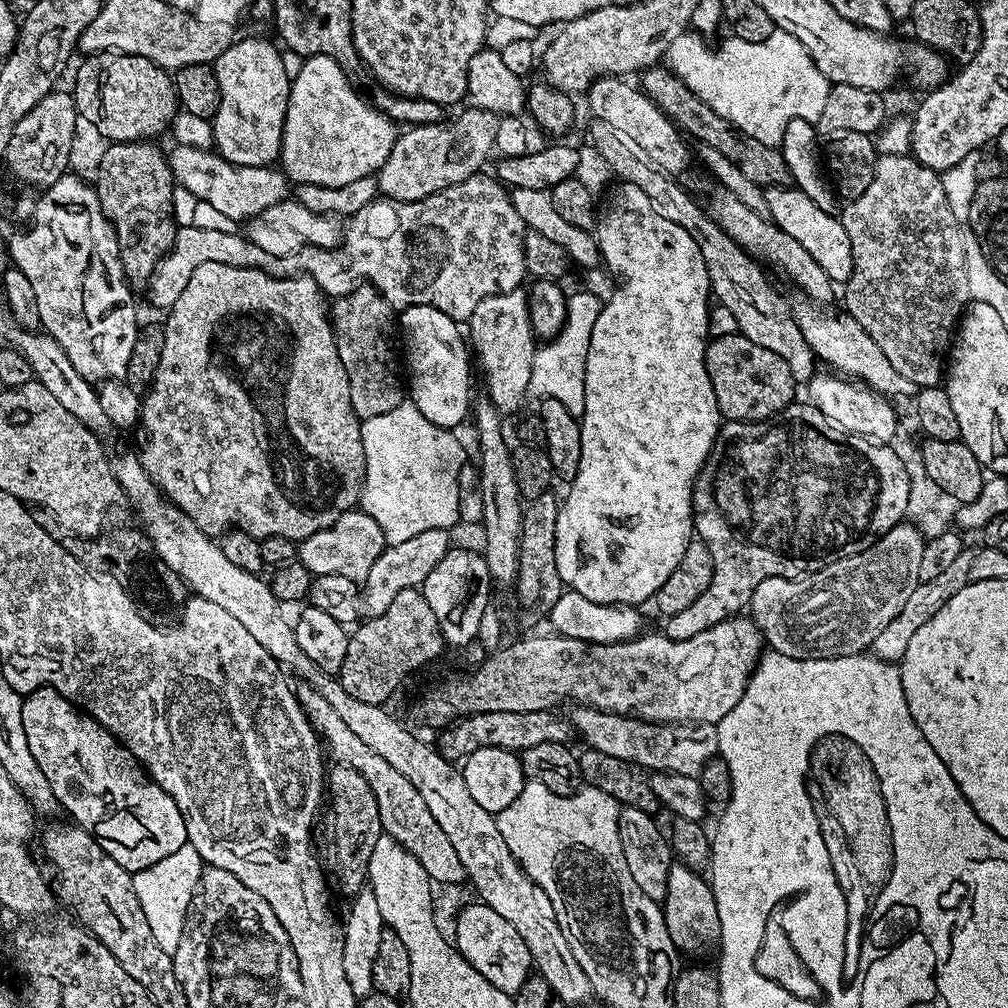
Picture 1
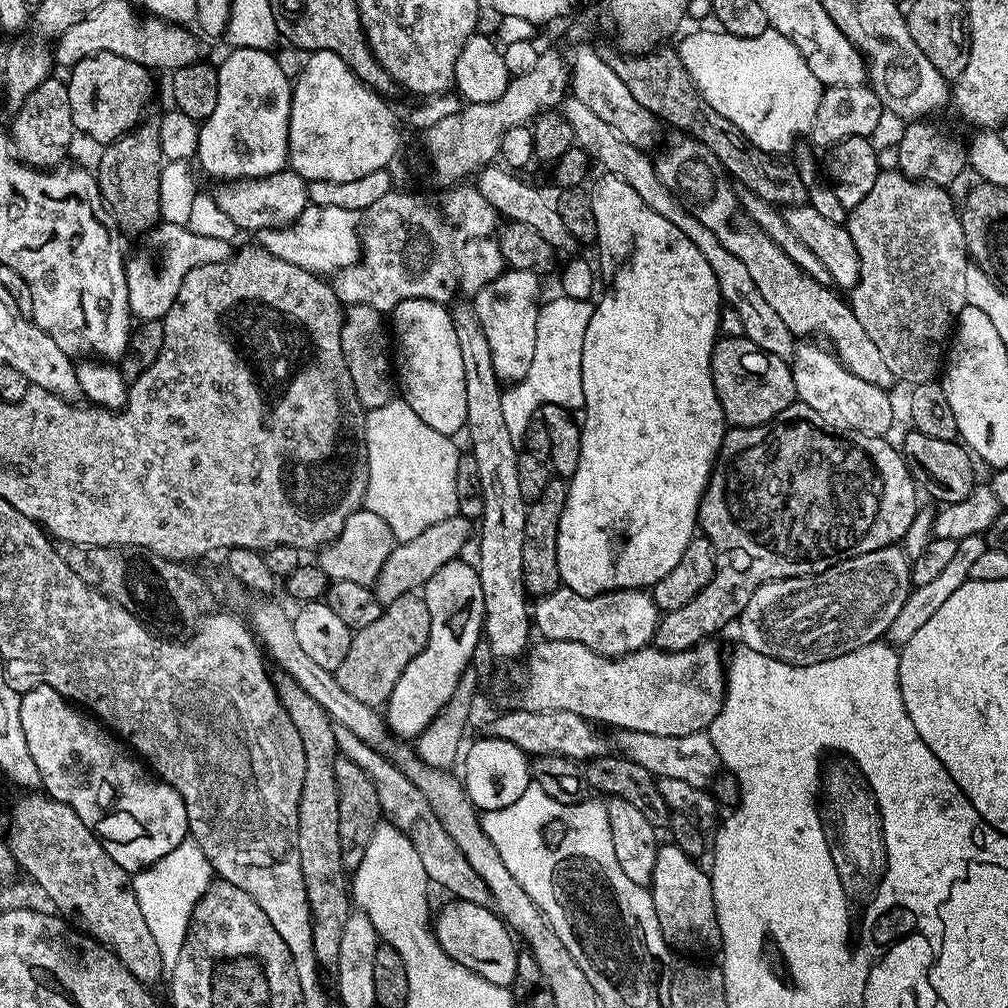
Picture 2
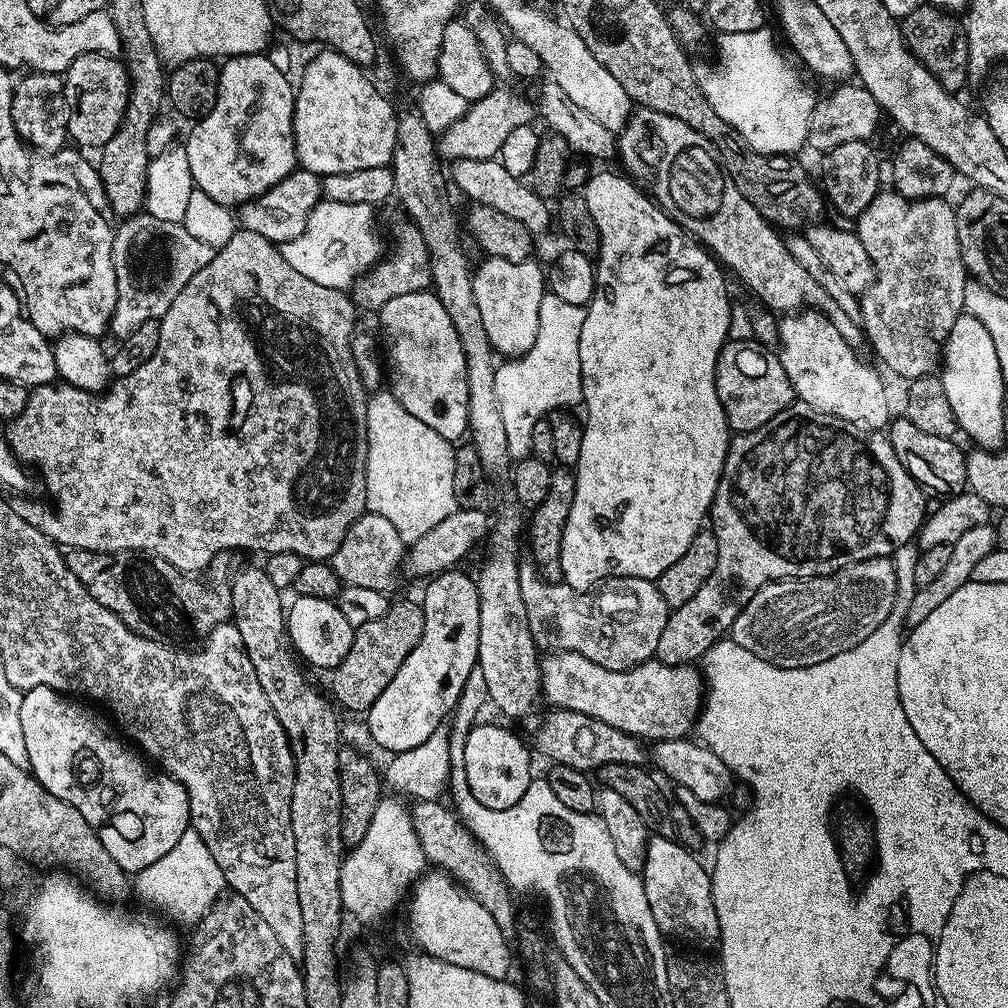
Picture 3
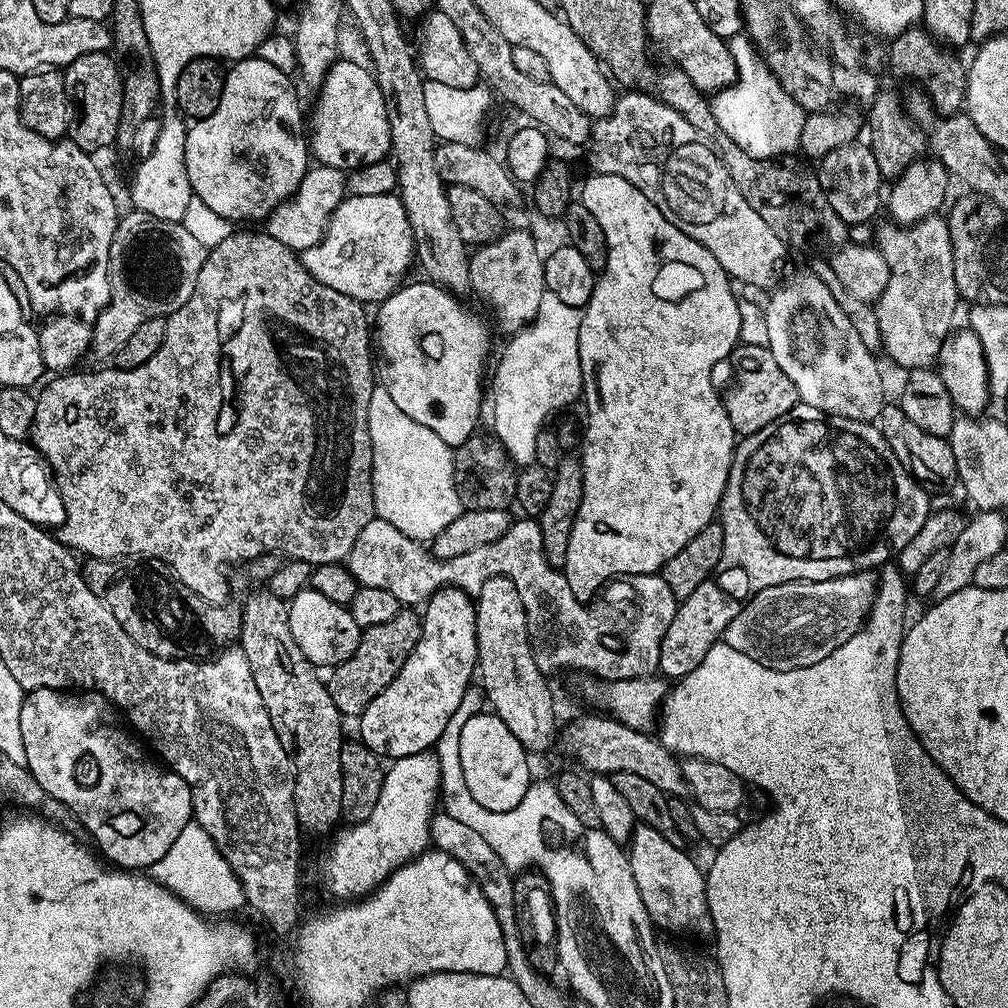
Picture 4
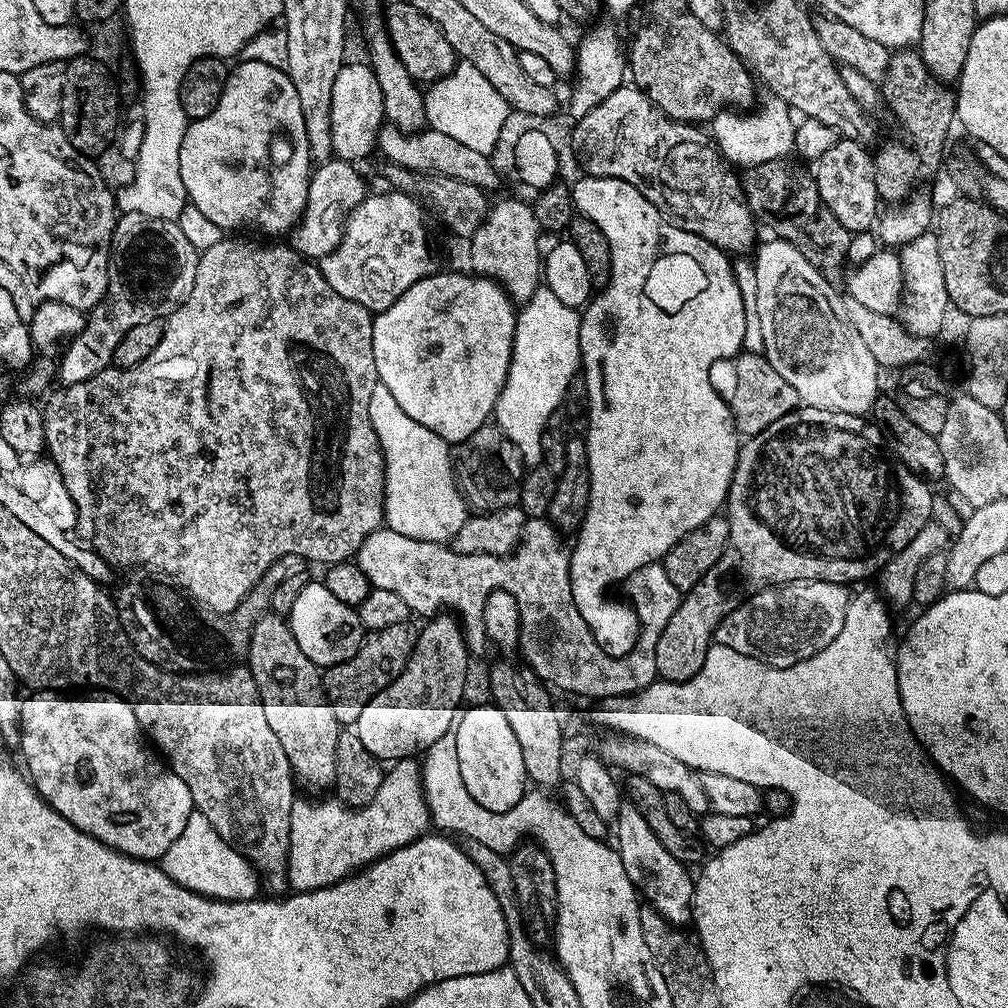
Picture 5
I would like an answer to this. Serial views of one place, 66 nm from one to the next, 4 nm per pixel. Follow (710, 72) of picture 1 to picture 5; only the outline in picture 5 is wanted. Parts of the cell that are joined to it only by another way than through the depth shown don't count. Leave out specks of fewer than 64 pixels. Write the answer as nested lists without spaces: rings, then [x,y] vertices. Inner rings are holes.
[[[768,94],[753,116],[739,116],[736,110],[721,110],[710,122],[710,135],[729,165],[751,166],[787,157],[793,151],[792,143],[797,121],[785,100]]]

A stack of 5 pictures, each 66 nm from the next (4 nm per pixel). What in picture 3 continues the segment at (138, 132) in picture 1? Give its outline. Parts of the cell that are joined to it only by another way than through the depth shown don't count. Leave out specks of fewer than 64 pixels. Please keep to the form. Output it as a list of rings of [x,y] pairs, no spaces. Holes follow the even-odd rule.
[[[82,54],[63,73],[64,93],[68,107],[68,135],[73,145],[81,149],[103,148],[118,130],[128,101],[128,69],[115,56]]]

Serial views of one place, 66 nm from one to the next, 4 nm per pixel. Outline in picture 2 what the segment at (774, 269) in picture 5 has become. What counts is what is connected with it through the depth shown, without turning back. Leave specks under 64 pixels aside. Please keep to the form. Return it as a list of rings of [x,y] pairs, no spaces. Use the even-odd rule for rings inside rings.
[[[800,342],[795,345],[790,360],[792,377],[799,403],[822,414],[841,432],[857,432],[867,436],[887,437],[892,428],[892,400],[877,384],[864,382],[858,374],[850,374],[846,366],[820,342]]]

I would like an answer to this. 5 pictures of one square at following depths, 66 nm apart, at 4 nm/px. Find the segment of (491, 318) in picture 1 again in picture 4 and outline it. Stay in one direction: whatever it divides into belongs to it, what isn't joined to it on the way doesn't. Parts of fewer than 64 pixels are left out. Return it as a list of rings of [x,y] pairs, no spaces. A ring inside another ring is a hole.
[[[516,228],[505,230],[494,241],[477,247],[468,257],[468,277],[472,283],[471,291],[477,292],[486,303],[492,307],[496,315],[496,324],[507,334],[515,334],[521,328],[528,327],[532,319],[538,314],[538,306],[542,302],[542,294],[546,291],[544,286],[544,256],[536,249],[536,240],[528,232]]]

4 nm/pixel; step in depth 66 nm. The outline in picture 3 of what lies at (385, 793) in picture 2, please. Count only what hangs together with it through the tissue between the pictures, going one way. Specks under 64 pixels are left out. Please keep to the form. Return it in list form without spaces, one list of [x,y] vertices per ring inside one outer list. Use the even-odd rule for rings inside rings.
[[[417,800],[410,808],[418,842],[422,842],[425,861],[433,869],[452,877],[461,888],[465,888],[489,912],[490,918],[498,922],[498,930],[502,930],[504,938],[509,942],[515,941],[518,915],[512,905],[513,889],[508,887],[504,875],[496,869],[488,853],[481,848],[459,815],[452,810],[447,812],[442,805],[434,800]]]

